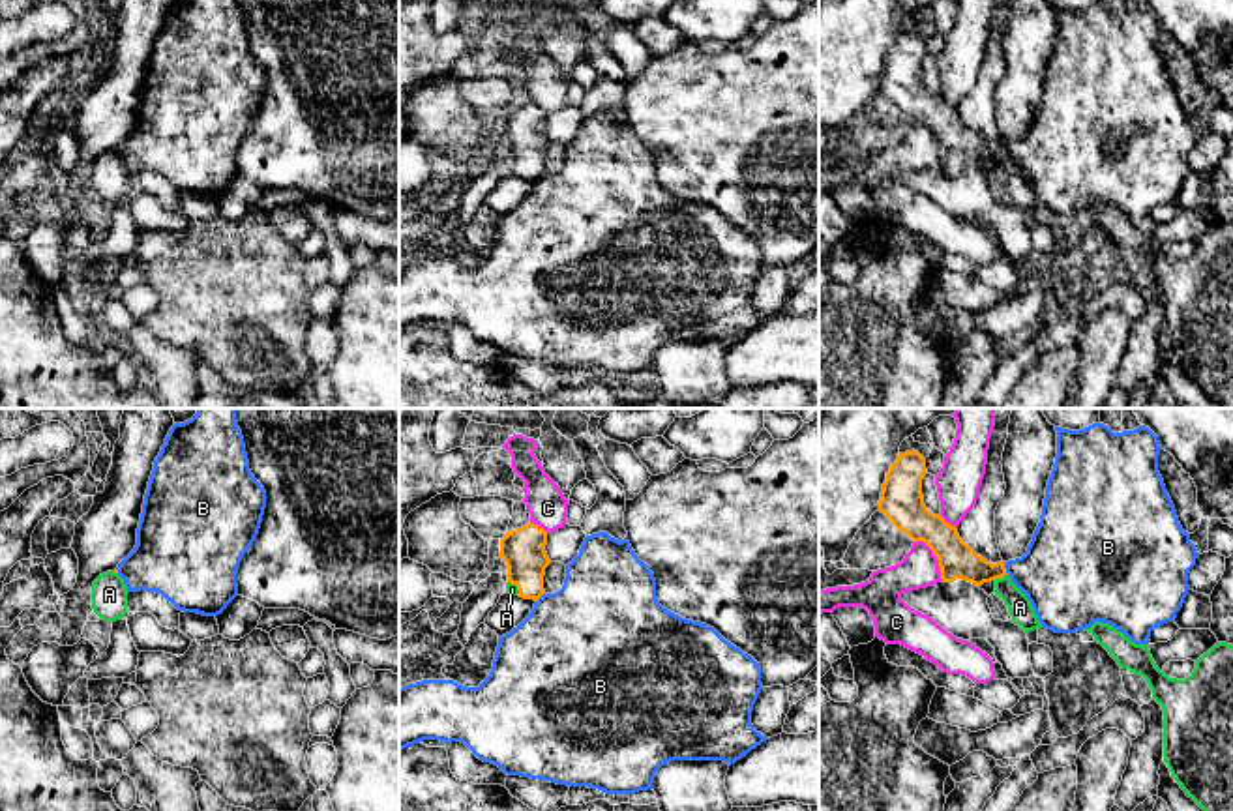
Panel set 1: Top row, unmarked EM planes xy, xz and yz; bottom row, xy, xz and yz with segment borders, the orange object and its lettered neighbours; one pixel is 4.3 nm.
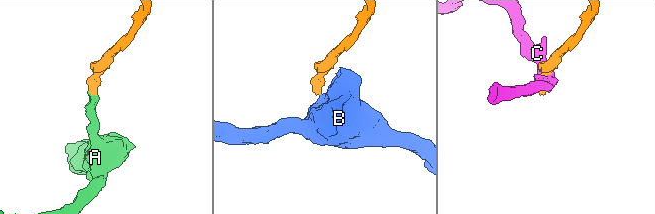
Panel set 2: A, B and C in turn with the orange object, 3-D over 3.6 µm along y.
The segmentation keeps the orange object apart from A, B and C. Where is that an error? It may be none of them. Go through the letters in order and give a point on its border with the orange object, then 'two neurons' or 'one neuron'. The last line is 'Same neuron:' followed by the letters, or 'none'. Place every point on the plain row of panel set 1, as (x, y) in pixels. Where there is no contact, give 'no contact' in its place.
A: yz (999, 158) | one neuron
B: yz (1005, 148) | two neurons
C: yz (935, 135) | two neurons
Same neuron: A

